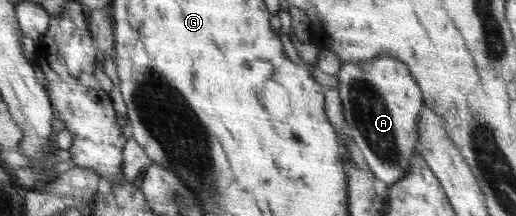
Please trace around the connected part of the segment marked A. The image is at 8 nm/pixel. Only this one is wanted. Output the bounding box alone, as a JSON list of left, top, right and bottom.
[338,54,425,184]

